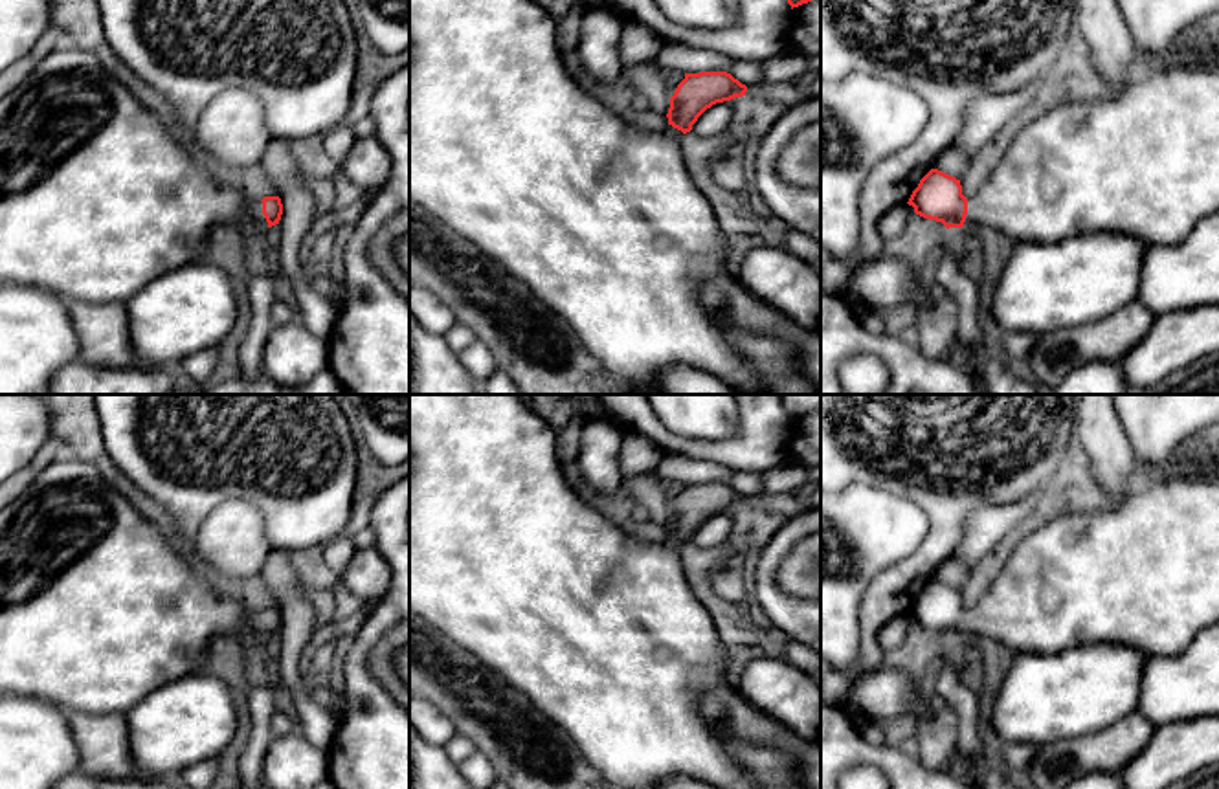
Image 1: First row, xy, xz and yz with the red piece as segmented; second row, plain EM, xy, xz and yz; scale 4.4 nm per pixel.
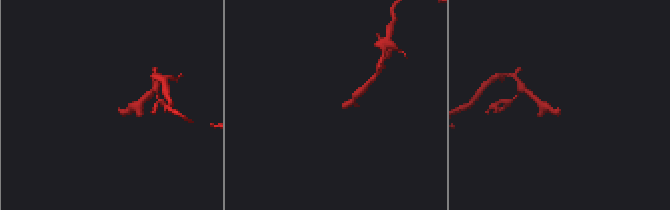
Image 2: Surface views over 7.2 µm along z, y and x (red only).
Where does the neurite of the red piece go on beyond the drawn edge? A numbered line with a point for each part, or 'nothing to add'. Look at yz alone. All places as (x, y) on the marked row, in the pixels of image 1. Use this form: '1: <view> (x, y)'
1: yz (1144, 162)

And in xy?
1: xy (98, 197)

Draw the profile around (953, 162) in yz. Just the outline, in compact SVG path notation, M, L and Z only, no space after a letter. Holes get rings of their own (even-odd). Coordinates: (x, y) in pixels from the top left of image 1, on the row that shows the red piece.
M953 143L944 154L940 154L933 169L938 169L960 180L967 165L969 165L969 158L966 156L966 152L956 143Z

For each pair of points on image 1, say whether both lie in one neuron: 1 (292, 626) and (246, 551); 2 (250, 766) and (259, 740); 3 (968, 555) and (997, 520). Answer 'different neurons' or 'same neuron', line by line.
1: different neurons
2: same neuron
3: same neuron

